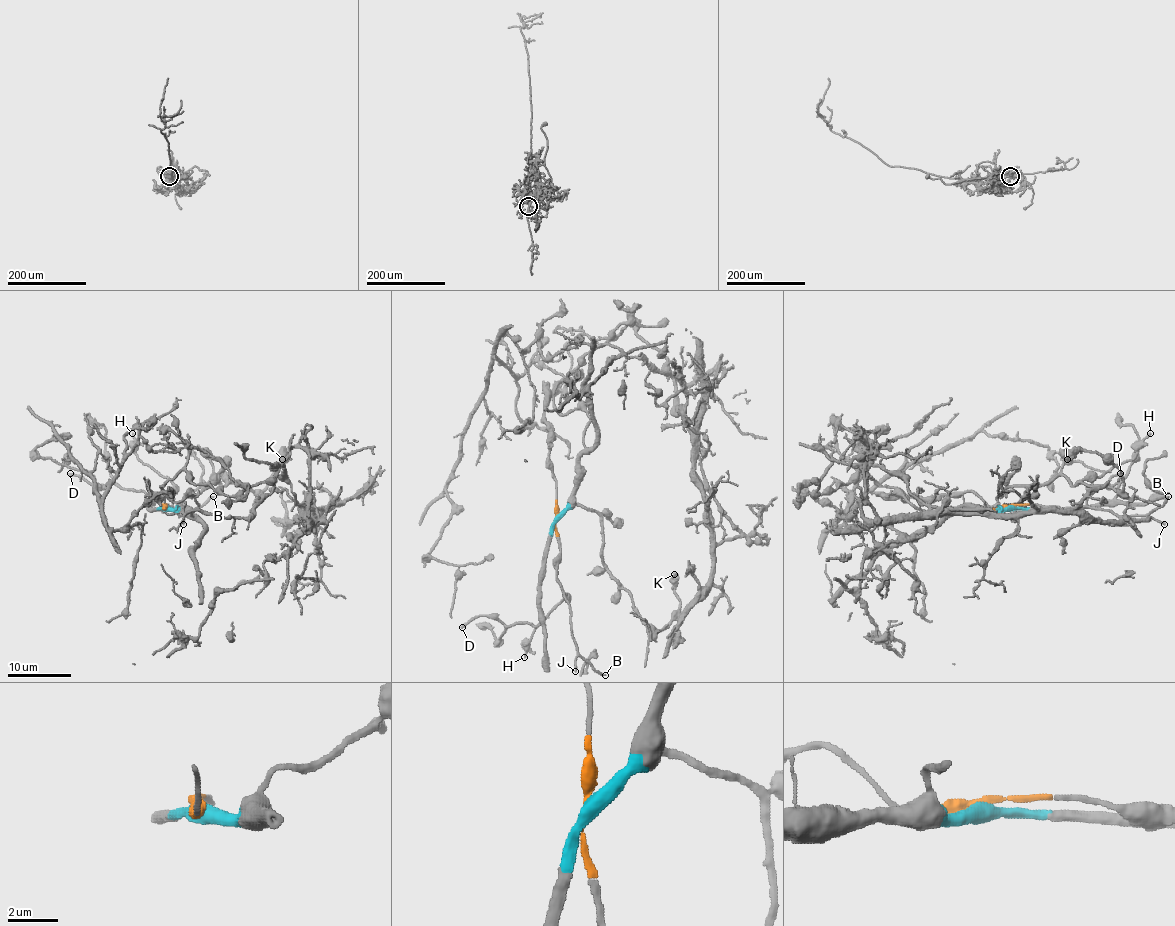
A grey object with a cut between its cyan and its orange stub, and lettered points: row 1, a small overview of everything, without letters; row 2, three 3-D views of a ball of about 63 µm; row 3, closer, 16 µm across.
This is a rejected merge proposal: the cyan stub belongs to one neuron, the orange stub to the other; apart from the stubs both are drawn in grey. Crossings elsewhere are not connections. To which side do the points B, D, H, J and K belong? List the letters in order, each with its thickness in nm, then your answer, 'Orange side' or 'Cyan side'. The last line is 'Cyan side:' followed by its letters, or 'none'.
B: Thickness 200 nm. Orange side
D: Thickness 240 nm. Cyan side
H: Thickness 170 nm. Orange side
J: Thickness 170 nm. Orange side
K: Thickness 600 nm. Cyan side
Cyan side: D, K

